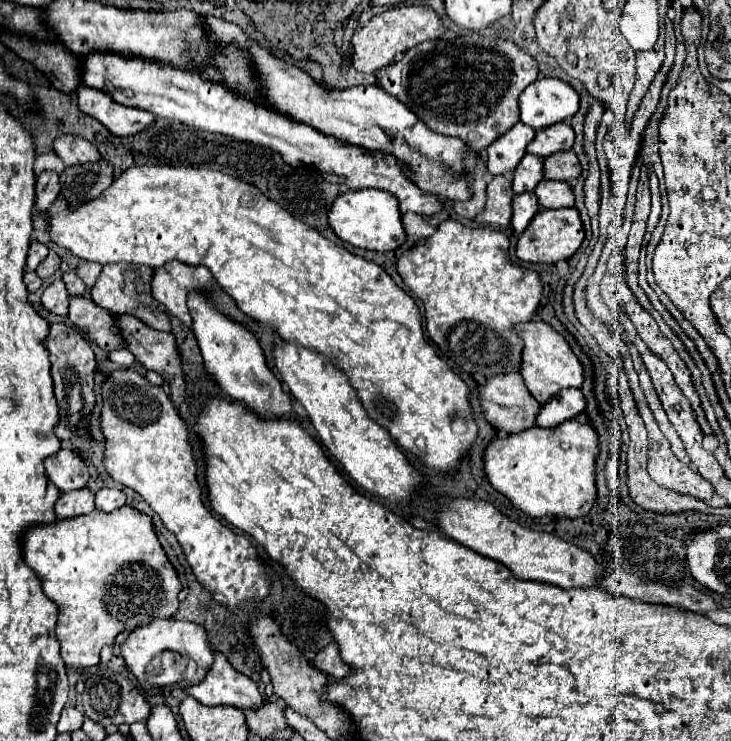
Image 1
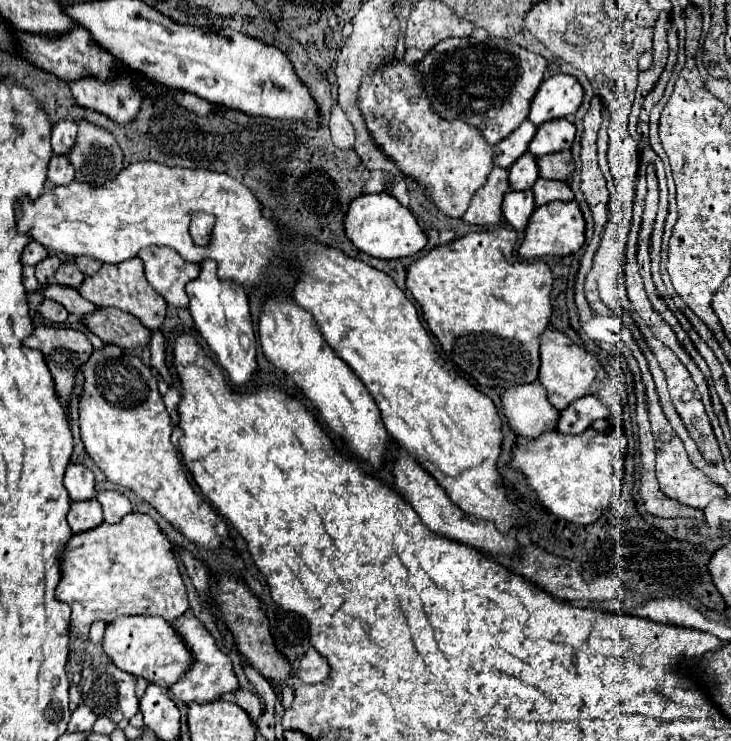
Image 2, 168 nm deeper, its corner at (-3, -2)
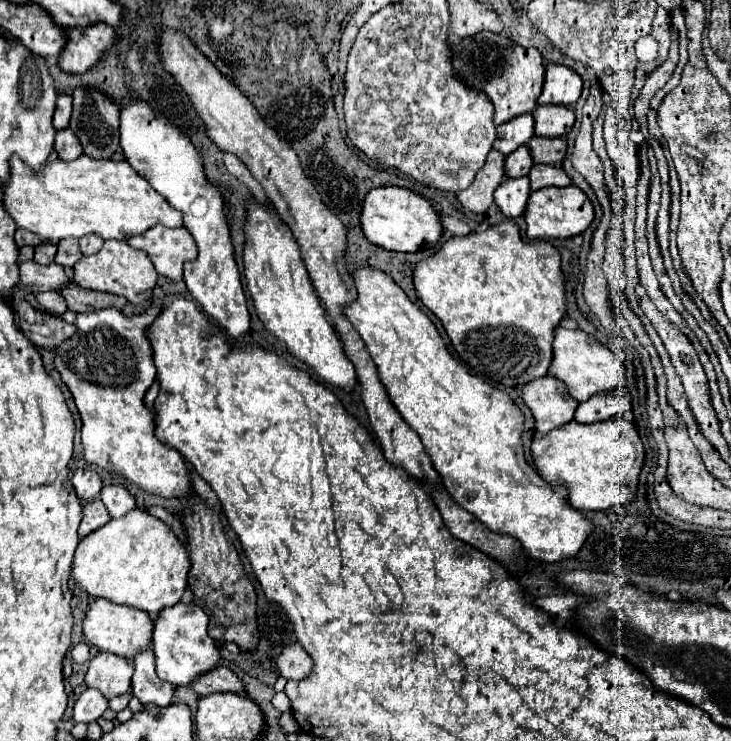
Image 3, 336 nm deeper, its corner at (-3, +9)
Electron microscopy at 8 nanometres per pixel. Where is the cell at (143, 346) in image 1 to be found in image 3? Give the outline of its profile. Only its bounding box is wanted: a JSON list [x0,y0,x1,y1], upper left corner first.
[61,283,127,313]

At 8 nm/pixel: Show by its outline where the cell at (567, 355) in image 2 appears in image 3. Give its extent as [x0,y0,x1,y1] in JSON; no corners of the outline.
[549,329,625,401]

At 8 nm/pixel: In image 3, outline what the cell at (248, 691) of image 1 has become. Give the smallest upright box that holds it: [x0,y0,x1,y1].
[153,603,221,687]

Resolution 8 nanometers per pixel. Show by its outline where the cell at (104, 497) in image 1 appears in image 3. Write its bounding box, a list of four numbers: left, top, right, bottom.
[99,485,135,519]

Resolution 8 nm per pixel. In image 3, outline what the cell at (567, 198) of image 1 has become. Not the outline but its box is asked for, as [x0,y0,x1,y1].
[529,165,571,191]

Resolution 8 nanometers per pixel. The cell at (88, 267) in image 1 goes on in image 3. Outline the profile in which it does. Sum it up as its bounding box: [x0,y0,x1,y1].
[79,235,103,255]

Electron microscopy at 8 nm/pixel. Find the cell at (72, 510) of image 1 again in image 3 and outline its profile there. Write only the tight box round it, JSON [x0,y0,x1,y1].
[79,499,111,537]

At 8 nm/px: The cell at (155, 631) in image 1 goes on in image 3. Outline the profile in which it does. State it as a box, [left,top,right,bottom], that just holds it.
[83,599,153,661]

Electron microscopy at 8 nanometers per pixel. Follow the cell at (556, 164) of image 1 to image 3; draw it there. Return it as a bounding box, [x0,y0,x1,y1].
[529,137,567,165]

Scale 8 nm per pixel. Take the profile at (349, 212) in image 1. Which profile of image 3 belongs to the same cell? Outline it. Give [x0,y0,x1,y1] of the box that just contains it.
[361,187,441,251]

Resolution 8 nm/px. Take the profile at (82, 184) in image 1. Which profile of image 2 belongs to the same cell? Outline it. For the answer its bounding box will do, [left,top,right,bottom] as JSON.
[69,120,123,184]

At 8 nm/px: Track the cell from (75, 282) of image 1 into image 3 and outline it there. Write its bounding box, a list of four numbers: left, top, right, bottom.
[55,239,81,273]

